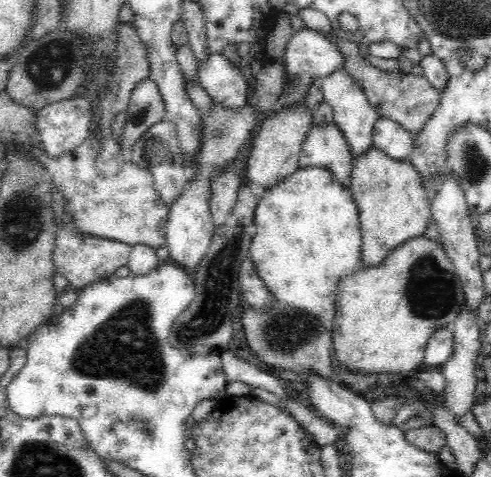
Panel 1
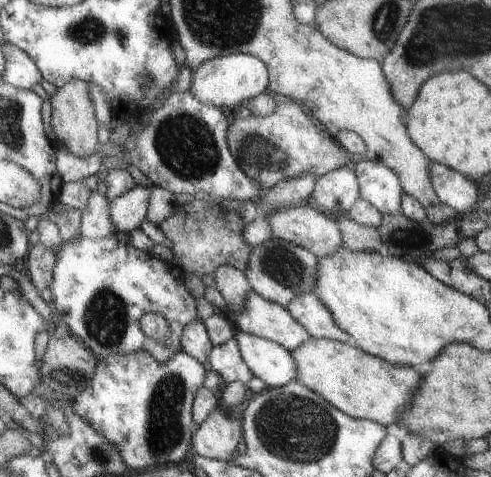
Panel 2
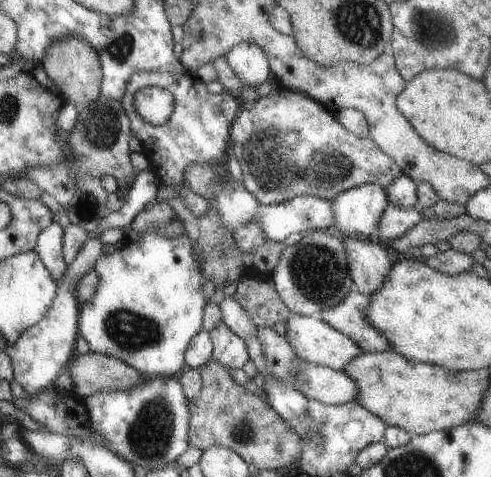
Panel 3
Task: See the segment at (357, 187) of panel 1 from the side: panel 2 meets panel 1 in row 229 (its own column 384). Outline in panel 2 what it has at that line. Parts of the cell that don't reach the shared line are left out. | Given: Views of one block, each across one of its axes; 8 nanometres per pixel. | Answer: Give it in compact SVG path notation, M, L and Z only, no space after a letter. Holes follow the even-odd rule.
M309 338L305 346L291 352L297 362L297 382L319 394L329 406L337 408L345 416L375 422L383 428L399 426L409 408L413 406L413 396L417 394L425 376L413 368L401 368L387 364L381 358L369 356L353 344L341 344L325 338Z

